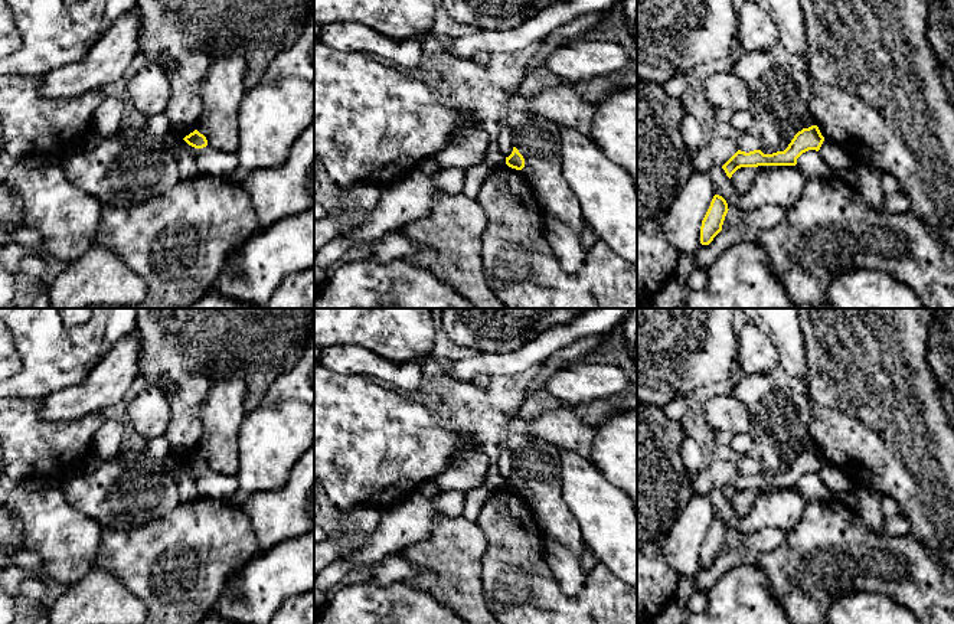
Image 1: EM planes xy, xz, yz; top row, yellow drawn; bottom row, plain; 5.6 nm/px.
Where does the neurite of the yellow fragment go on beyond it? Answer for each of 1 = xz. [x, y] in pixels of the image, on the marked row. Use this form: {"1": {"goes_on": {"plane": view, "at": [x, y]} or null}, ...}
{"1": {"goes_on": null}}

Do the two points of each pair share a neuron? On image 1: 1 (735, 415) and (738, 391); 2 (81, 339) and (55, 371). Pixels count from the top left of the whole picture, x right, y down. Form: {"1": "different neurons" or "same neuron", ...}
{"1": "different neurons", "2": "same neuron"}

